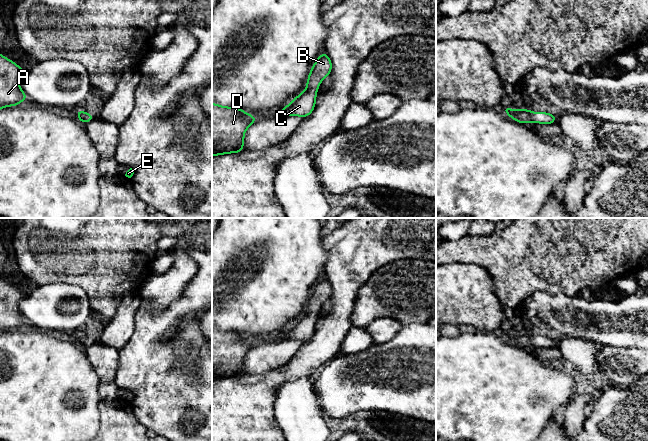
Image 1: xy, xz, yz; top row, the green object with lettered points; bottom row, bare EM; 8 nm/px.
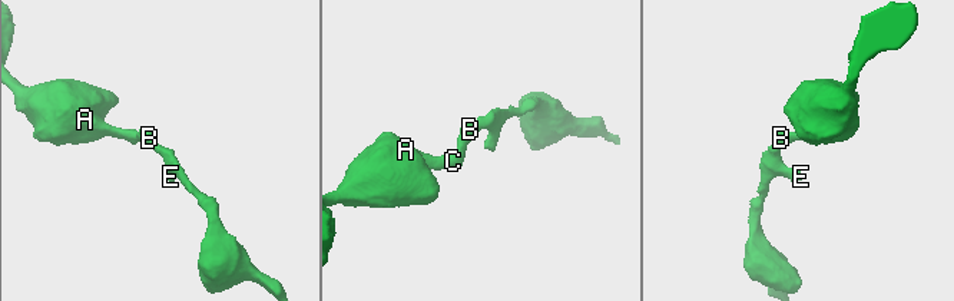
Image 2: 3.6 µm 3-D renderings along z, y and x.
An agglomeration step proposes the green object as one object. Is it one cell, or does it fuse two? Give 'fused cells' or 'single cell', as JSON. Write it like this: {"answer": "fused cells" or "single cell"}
{"answer": "single cell"}

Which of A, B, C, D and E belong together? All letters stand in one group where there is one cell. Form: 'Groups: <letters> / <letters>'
Groups: A B C D E

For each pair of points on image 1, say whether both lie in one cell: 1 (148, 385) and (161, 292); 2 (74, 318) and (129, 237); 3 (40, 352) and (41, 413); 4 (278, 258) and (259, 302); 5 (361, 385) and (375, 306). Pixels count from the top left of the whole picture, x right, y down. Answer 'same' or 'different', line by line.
1: different
2: different
3: same
4: same
5: different

